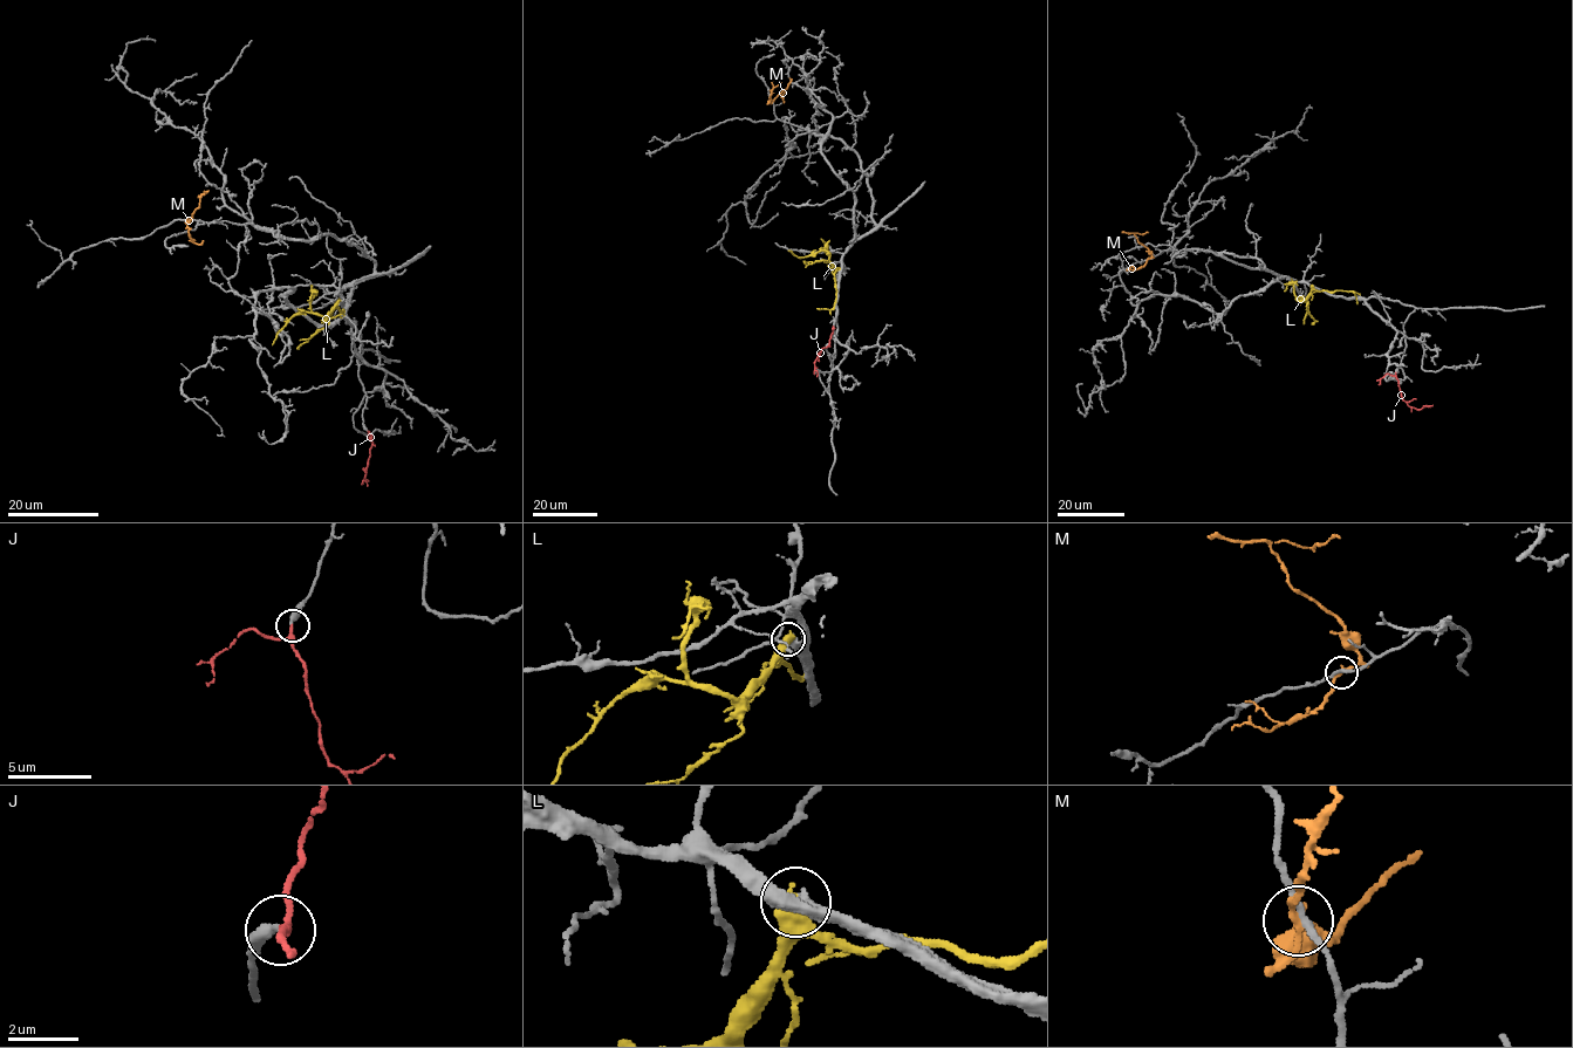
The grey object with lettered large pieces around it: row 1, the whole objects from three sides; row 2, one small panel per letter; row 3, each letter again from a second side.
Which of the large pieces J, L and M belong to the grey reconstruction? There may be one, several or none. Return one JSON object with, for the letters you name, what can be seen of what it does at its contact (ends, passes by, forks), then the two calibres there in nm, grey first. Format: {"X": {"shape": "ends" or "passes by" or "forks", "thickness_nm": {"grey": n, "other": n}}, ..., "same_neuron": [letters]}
{"J": {"shape": "passes by", "thickness_nm": {"grey": 280, "other": 160}}, "same_neuron": ["J"]}

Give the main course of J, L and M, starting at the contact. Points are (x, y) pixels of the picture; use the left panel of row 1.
J: (368, 431), (371, 447), (362, 484), (368, 479)
L: (337, 301), (326, 317), (300, 312), (278, 333), (272, 344)
M: (189, 230), (189, 221), (203, 194)

